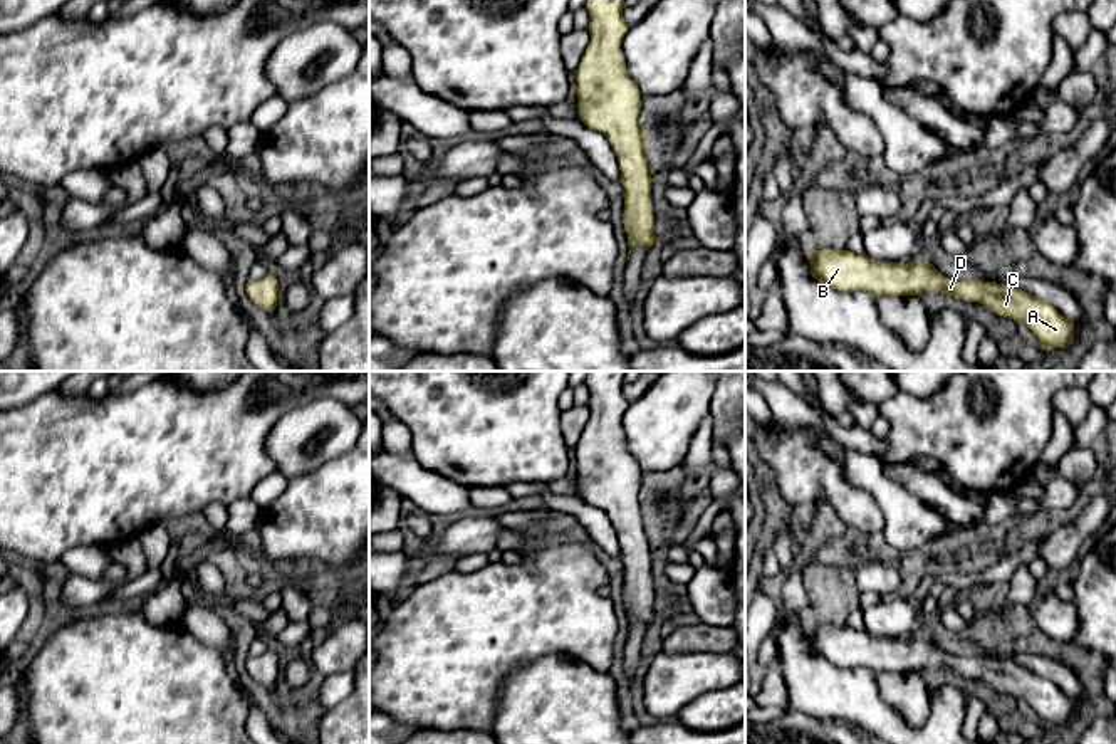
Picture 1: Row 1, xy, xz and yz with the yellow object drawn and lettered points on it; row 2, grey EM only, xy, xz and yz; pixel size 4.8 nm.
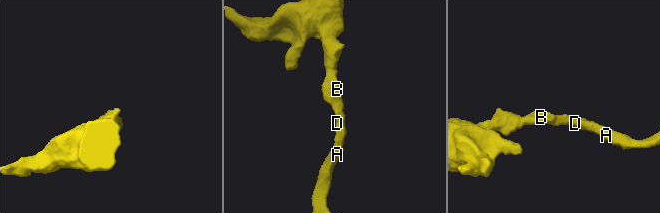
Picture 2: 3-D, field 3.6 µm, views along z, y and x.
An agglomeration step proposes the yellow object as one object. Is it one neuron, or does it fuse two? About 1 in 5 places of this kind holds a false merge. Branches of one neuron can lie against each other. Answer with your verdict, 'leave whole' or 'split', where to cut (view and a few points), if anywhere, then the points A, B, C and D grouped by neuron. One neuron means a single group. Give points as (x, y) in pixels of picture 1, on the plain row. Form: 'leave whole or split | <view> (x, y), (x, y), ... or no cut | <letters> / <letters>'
leave whole | no cut | A B C D

